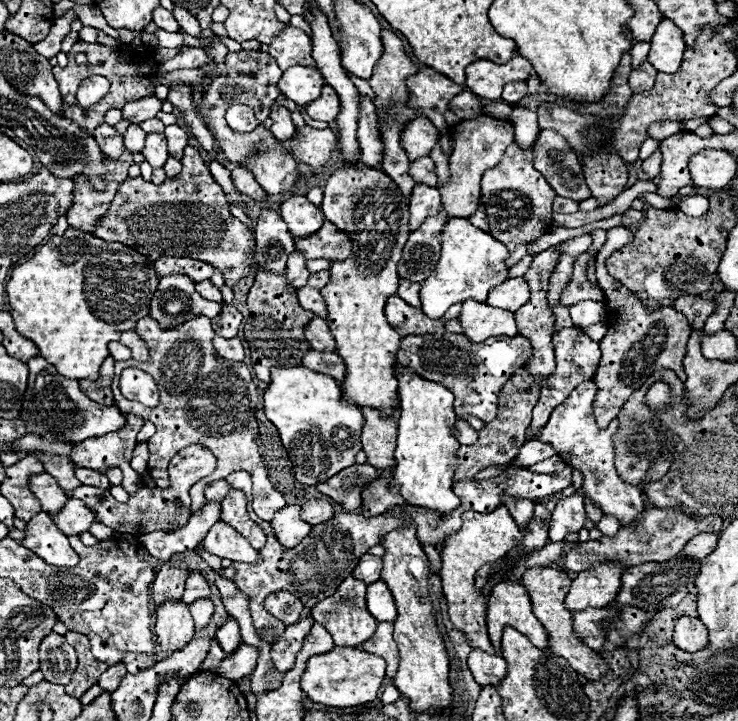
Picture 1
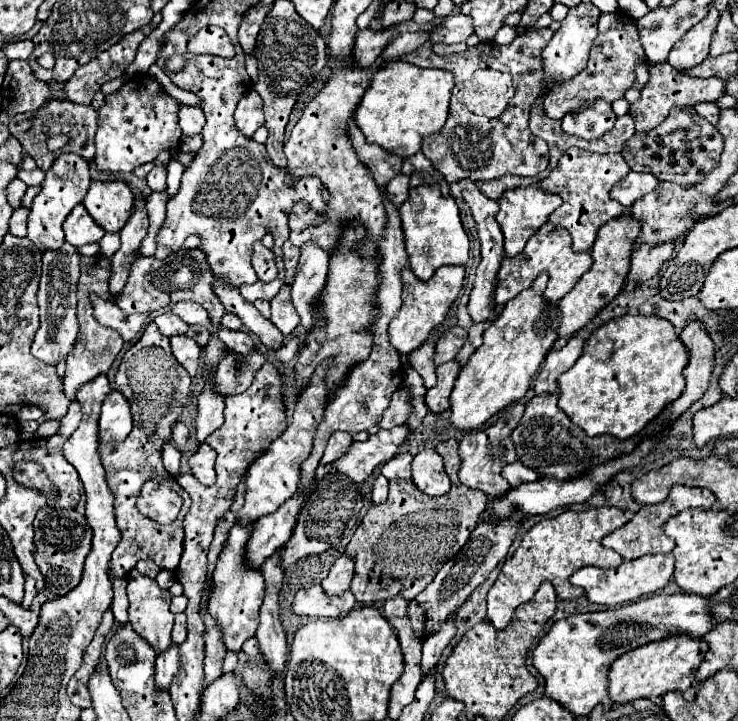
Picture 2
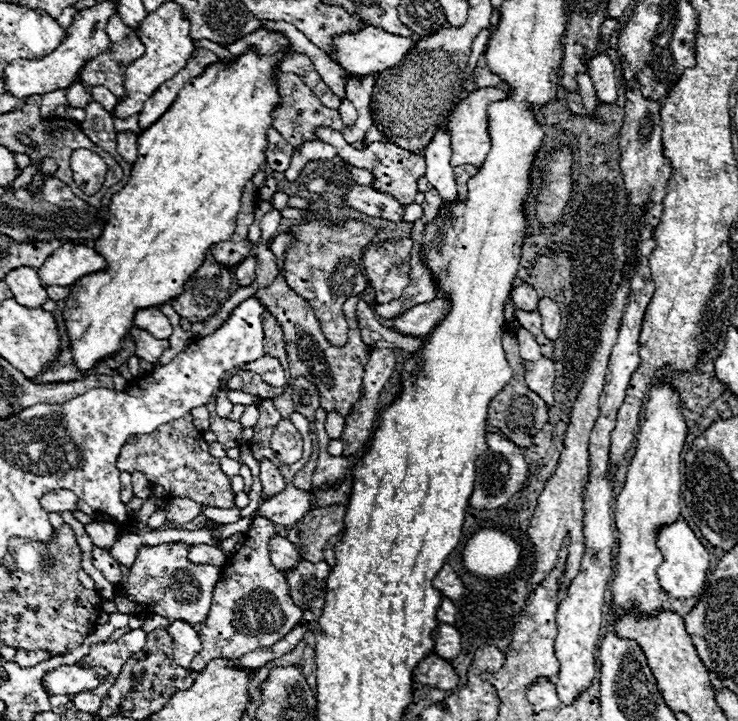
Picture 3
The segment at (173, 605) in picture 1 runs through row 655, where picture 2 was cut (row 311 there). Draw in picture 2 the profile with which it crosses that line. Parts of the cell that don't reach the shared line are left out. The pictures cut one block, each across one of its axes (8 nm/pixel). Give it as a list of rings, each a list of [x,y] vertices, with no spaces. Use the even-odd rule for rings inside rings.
[[[164,310],[160,316],[154,318],[154,322],[156,322],[156,326],[160,328],[160,332],[164,336],[186,334],[186,330],[188,330],[188,324],[180,316],[174,316],[170,310]]]

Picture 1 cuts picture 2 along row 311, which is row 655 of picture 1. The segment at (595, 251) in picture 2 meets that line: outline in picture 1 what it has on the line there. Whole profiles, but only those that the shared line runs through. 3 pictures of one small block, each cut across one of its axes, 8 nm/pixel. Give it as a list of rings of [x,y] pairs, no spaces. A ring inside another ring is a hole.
[[[532,568],[532,570],[524,572],[522,586],[530,594],[536,618],[544,624],[544,628],[550,634],[550,650],[556,656],[566,658],[570,662],[570,666],[576,668],[576,672],[580,672],[584,678],[588,678],[588,680],[600,680],[608,672],[608,664],[606,664],[606,660],[596,650],[592,650],[590,646],[586,646],[576,636],[574,622],[572,622],[574,612],[564,606],[564,598],[568,596],[570,586],[572,586],[572,580],[568,578],[568,574],[564,570],[560,570],[560,568]]]

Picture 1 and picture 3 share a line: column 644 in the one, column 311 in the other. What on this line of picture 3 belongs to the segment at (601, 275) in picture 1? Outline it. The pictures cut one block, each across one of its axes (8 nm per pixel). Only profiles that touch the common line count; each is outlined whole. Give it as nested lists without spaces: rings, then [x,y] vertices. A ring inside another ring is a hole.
[[[282,274],[276,276],[272,286],[256,290],[254,298],[260,300],[260,304],[278,320],[278,324],[284,332],[284,344],[286,344],[286,354],[288,354],[288,364],[290,364],[290,378],[306,376],[310,382],[314,382],[318,386],[318,390],[322,390],[320,392],[320,406],[324,410],[328,410],[328,412],[334,410],[342,416],[348,416],[350,408],[360,398],[362,372],[364,372],[364,366],[366,366],[368,356],[370,356],[370,348],[368,346],[364,348],[364,342],[360,338],[360,330],[356,324],[356,302],[366,300],[372,304],[374,302],[374,290],[368,286],[360,296],[346,300],[344,316],[348,322],[348,344],[340,346],[340,348],[332,346],[324,338],[320,324],[314,318],[314,312],[312,312],[308,300],[304,300],[292,288],[288,288],[286,278]]]

